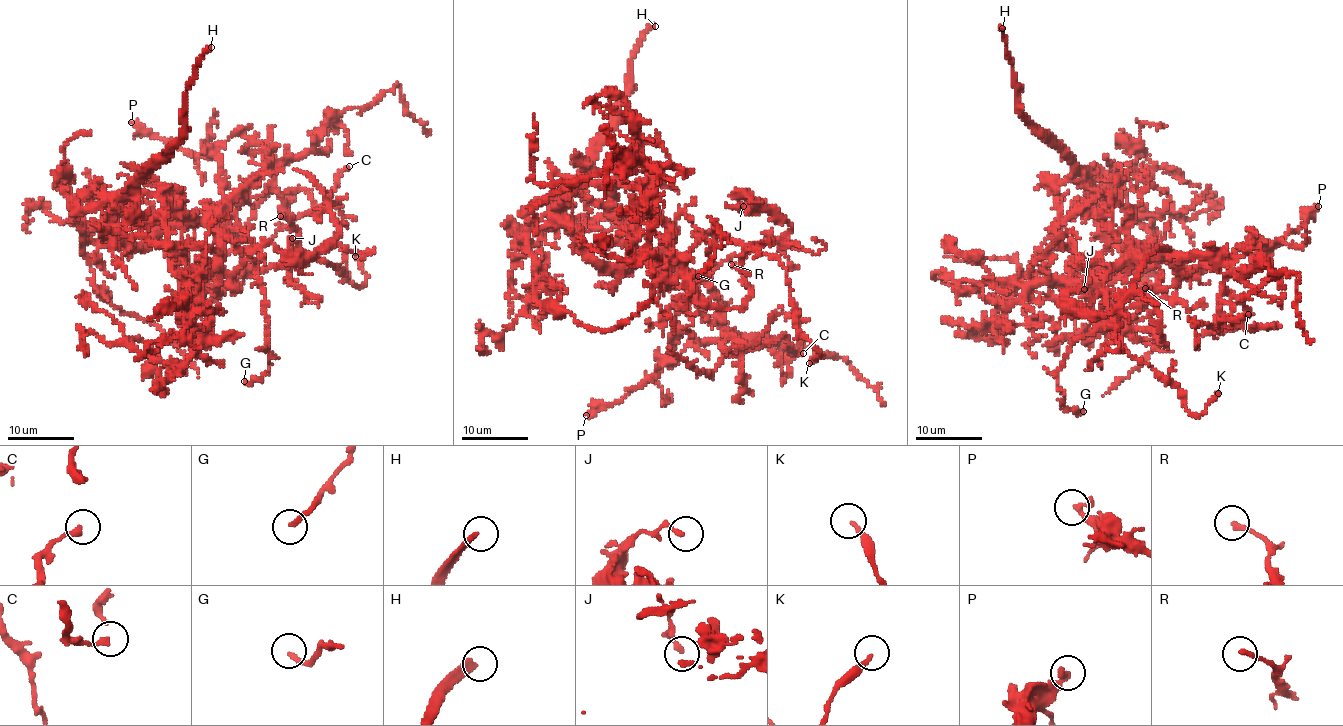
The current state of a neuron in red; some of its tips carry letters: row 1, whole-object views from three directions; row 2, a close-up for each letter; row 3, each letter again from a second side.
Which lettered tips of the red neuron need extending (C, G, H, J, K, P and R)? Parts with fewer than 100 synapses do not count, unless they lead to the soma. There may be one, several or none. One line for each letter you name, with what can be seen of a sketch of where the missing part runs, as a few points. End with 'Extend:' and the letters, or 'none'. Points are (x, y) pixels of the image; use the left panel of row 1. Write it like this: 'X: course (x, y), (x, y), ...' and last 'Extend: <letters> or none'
Extend: H

